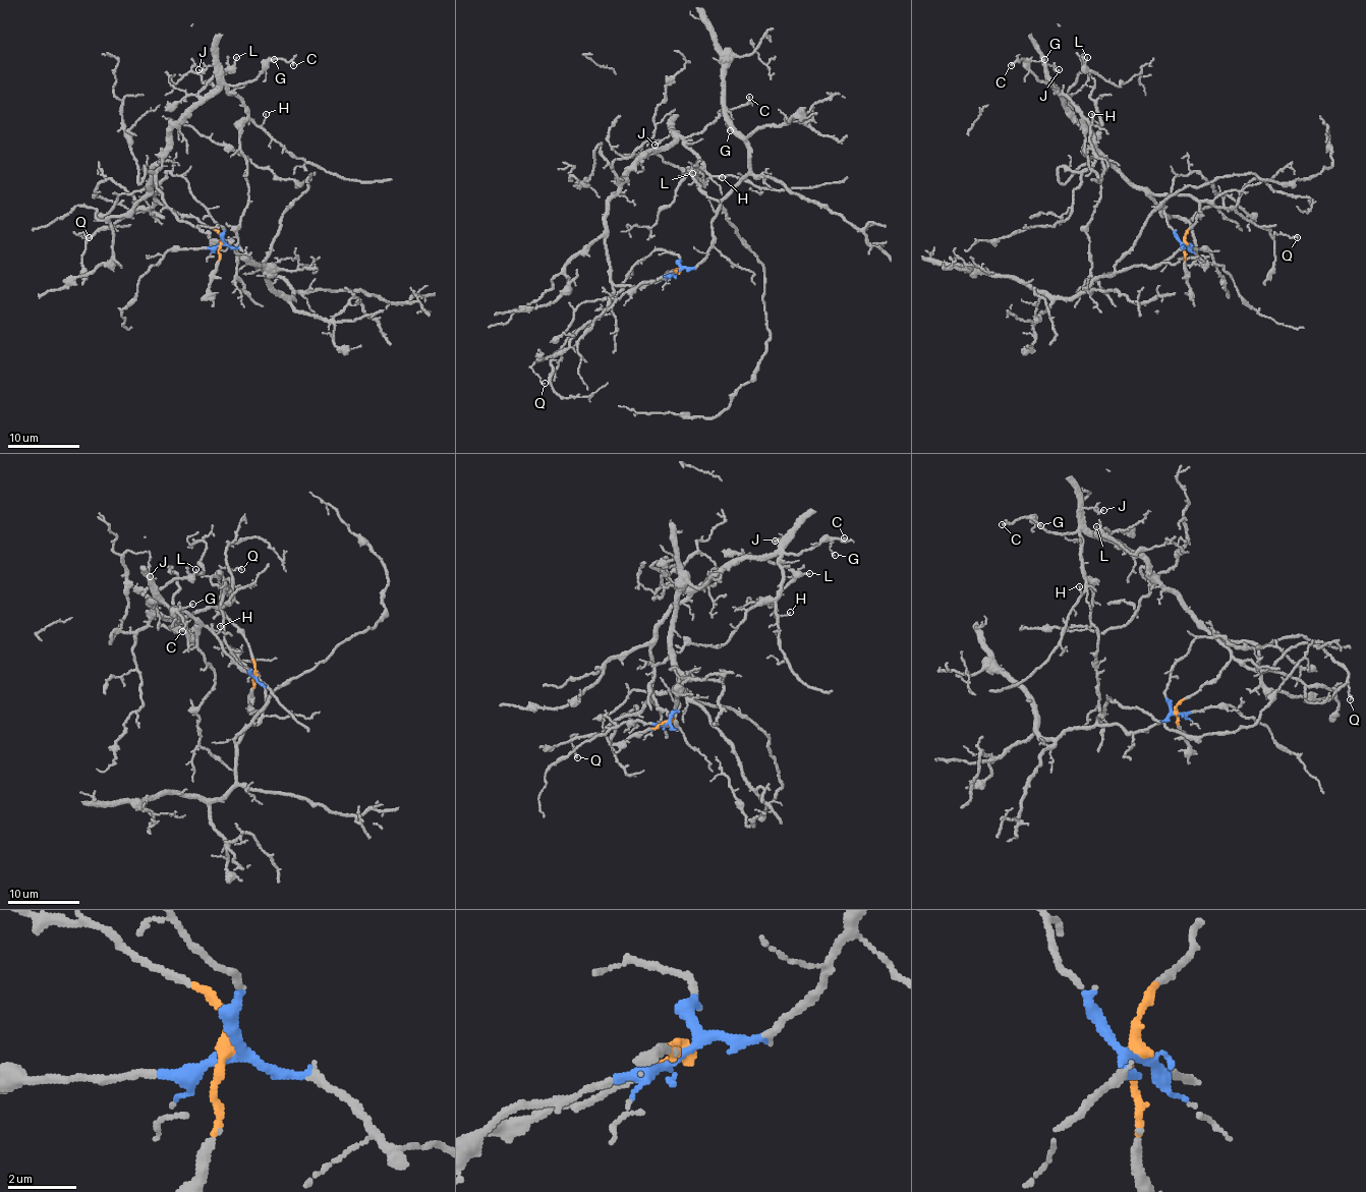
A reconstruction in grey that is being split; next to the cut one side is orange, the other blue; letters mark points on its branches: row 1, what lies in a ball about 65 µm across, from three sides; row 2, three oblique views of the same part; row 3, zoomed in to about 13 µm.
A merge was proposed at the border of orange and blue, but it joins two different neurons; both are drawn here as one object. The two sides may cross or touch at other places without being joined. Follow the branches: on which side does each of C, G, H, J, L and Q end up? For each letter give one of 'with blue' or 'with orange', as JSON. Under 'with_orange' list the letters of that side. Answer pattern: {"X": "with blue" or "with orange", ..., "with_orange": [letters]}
{"C": "with orange", "G": "with orange", "H": "with orange", "J": "with orange", "L": "with orange", "Q": "with orange", "with_orange": ["C", "G", "H", "J", "L", "Q"]}

